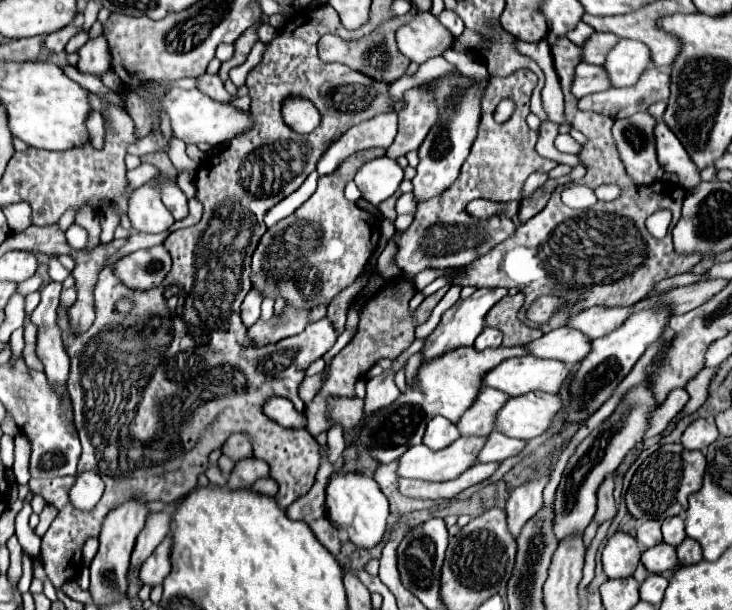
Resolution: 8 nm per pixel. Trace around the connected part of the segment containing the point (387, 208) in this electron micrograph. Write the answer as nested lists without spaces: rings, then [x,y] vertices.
[[[400,190],[392,196],[392,198],[388,198],[388,200],[384,200],[380,206],[378,206],[378,210],[380,210],[380,214],[384,216],[384,218],[388,218],[388,220],[394,220],[396,218],[396,210],[394,210],[394,204],[396,204],[396,200],[400,198]]]

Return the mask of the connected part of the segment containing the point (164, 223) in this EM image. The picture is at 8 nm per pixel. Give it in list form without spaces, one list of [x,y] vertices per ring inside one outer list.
[[[160,172],[156,178],[150,182],[142,184],[128,200],[128,216],[132,220],[132,228],[136,232],[146,232],[146,234],[158,234],[170,228],[174,224],[172,214],[166,210],[166,206],[160,200],[160,188],[162,184],[174,184],[176,178],[166,176]]]

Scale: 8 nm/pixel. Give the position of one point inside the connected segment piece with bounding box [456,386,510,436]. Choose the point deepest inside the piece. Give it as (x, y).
(478, 421)

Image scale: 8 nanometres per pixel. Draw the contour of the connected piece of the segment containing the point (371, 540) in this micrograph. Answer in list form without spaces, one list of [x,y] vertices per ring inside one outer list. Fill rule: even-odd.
[[[338,470],[332,474],[330,484],[326,488],[326,508],[330,522],[348,532],[350,542],[358,548],[374,548],[380,544],[384,532],[386,532],[386,520],[388,520],[388,500],[378,488],[374,478],[366,478],[364,474],[340,474]]]

